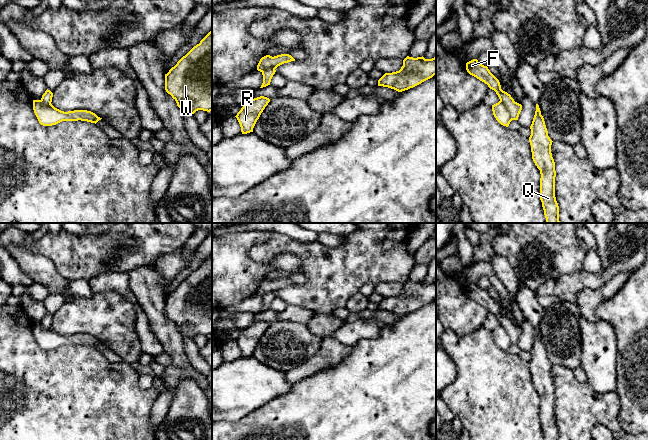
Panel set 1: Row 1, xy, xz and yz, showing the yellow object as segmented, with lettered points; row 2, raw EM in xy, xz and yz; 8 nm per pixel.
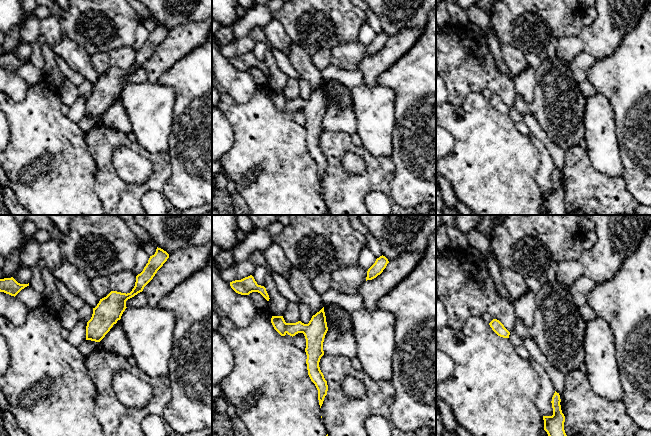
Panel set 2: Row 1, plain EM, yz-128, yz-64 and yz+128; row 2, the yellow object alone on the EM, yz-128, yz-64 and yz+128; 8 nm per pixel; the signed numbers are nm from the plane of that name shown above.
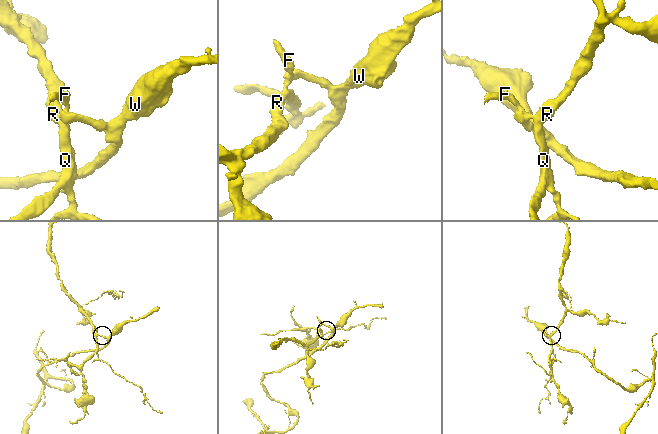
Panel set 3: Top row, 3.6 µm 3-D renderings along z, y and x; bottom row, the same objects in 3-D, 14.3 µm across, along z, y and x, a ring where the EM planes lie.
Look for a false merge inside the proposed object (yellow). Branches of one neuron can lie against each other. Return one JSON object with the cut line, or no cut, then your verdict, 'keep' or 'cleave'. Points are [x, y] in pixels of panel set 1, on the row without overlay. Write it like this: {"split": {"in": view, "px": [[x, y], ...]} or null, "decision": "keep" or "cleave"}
{"split": {"in": "yz", "px": [[500, 324], [512, 343]]}, "decision": "cleave"}

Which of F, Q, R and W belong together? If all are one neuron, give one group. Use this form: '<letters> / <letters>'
F Q R / W

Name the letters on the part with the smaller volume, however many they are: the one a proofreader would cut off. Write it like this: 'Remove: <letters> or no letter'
Remove: W

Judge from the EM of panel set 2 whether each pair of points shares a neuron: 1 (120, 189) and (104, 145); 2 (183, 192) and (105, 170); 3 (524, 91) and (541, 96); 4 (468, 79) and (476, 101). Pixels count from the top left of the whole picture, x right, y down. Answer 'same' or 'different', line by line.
1: same
2: different
3: different
4: different

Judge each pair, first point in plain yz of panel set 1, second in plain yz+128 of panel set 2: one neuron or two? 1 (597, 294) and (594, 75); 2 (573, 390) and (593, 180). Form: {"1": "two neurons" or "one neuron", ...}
{"1": "two neurons", "2": "one neuron"}

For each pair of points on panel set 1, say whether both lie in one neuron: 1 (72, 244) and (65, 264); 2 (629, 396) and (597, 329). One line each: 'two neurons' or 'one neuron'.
1: one neuron
2: two neurons

